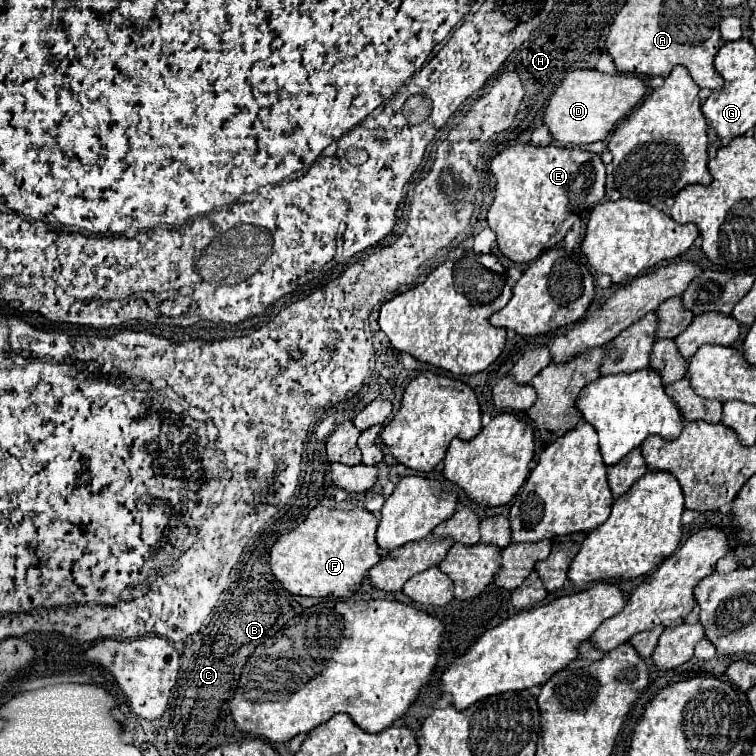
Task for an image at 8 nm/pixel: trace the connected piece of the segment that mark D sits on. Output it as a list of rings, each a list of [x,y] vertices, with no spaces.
[[[573,70],[561,82],[545,108],[545,126],[553,140],[563,146],[585,146],[605,140],[611,130],[625,120],[643,98],[647,86],[633,74],[601,74],[597,70]]]

